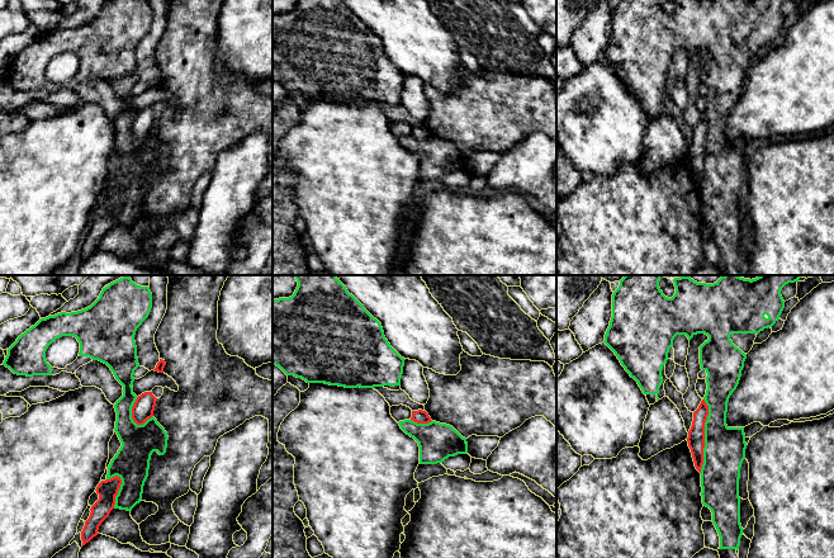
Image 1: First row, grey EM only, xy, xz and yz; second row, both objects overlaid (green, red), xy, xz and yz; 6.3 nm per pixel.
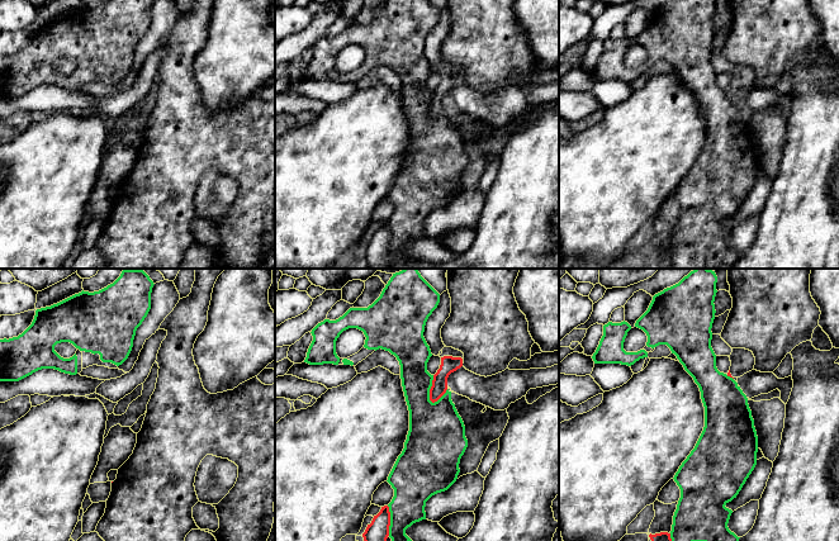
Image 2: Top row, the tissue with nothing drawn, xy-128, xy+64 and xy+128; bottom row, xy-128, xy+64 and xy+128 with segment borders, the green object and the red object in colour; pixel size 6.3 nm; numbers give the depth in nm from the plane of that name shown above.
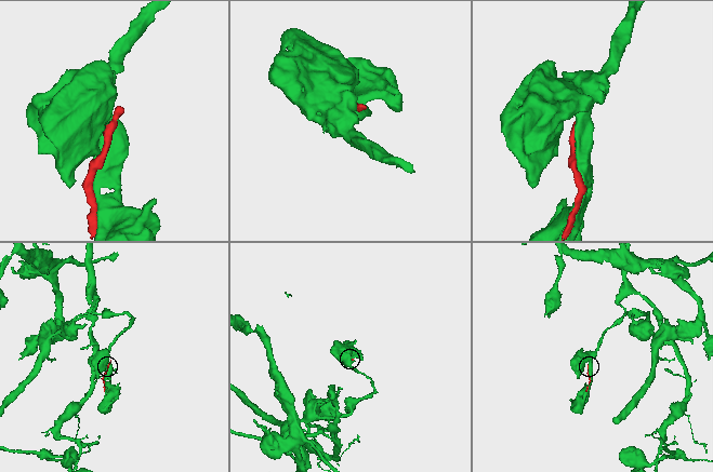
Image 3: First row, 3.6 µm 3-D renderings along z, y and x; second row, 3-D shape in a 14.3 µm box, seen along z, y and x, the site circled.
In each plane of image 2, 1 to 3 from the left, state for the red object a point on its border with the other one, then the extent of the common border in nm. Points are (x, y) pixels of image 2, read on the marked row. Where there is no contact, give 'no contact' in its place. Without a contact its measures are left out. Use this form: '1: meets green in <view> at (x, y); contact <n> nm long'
1: no contact
2: meets green in xy+64 at (430, 388); contact 180 nm long
3: meets green in xy+128 at (671, 537); contact 50 nm long

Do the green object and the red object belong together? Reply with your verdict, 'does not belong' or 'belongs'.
does not belong

